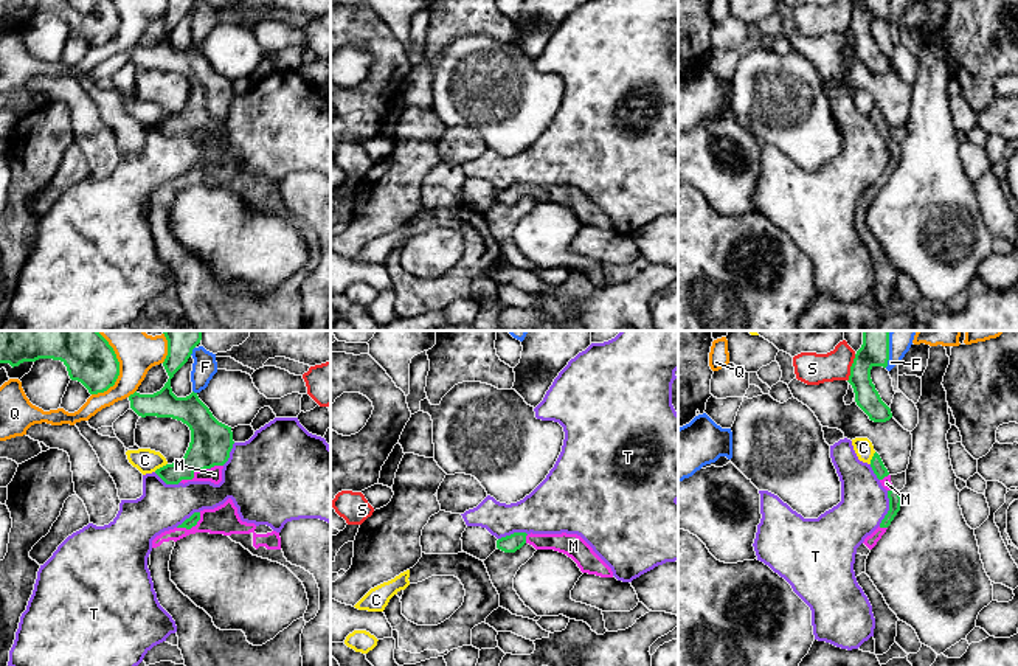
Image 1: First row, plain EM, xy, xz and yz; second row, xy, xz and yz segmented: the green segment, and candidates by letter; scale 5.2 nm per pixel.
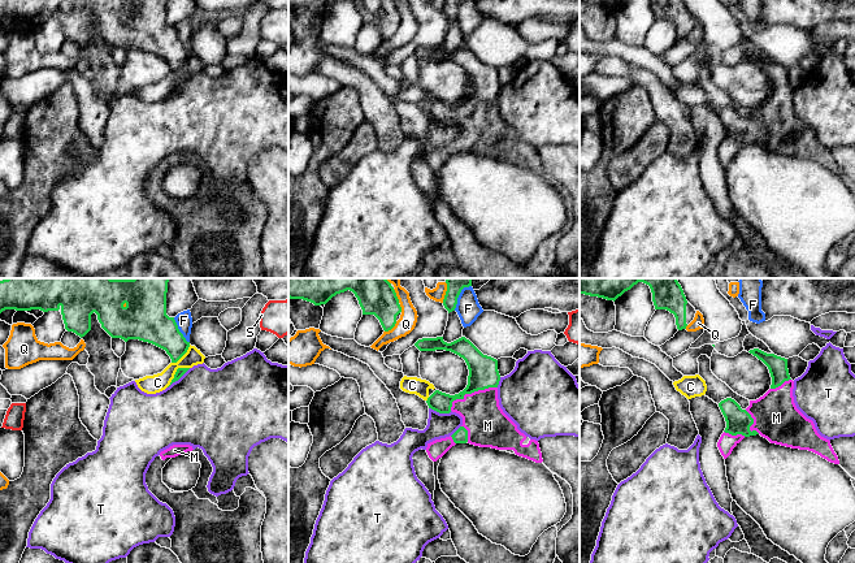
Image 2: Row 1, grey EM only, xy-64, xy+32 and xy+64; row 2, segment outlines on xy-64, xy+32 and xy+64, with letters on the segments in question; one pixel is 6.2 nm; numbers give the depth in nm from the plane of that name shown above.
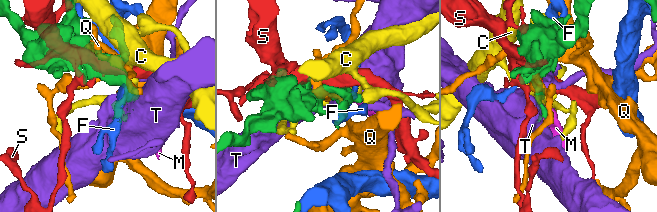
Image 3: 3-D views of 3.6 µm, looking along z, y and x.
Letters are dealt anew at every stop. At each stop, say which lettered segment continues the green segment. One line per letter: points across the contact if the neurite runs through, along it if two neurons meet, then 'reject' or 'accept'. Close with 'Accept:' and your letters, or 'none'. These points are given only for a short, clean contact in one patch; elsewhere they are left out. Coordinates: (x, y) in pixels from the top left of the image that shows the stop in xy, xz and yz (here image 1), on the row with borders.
C: along xy (166, 463), (154, 471) | reject
F: reject
M: accept
Q: reject
S: reject
T: reject
Accept: M

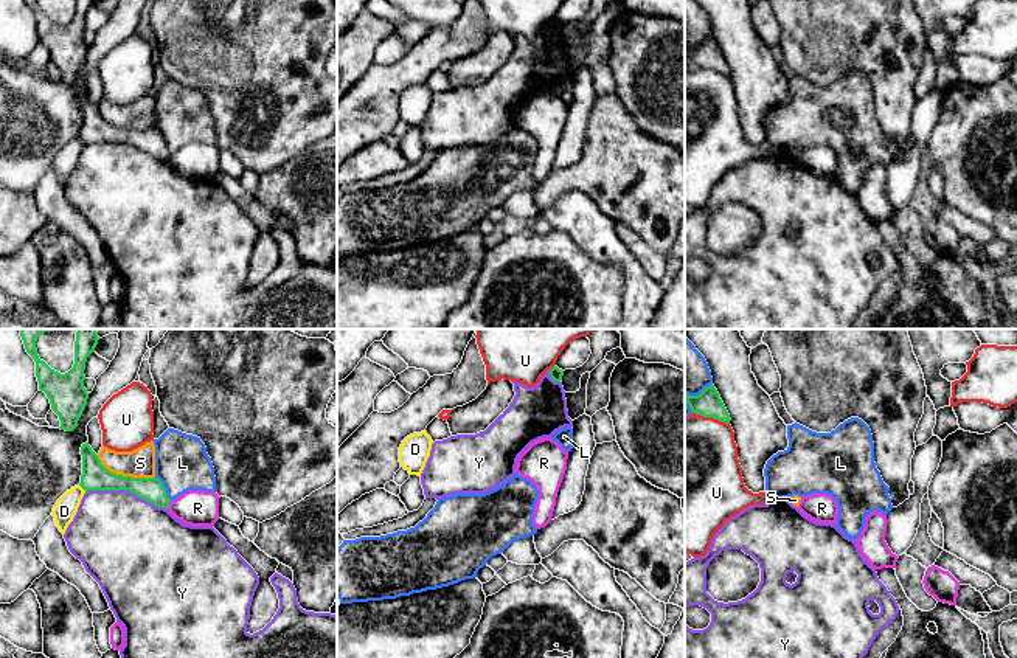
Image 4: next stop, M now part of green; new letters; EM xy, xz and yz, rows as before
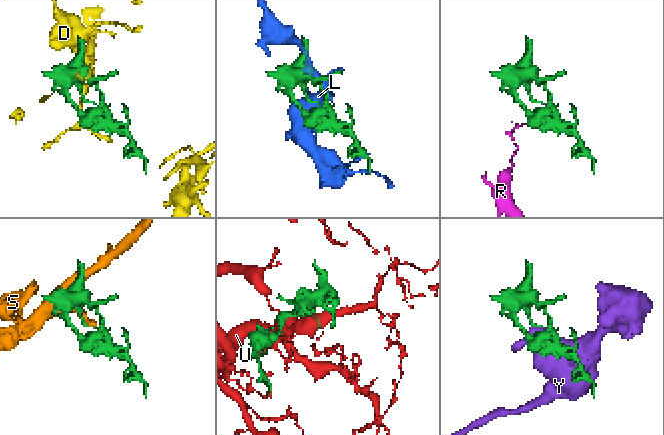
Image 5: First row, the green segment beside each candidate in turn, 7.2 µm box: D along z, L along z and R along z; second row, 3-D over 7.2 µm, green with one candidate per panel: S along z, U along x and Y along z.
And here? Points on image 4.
D: along xy (79, 484), (86, 491) | reject
L: reject
R: along xy (171, 500), (166, 508) | reject
S: reject
U: reject
Y: reject
Accept: none

